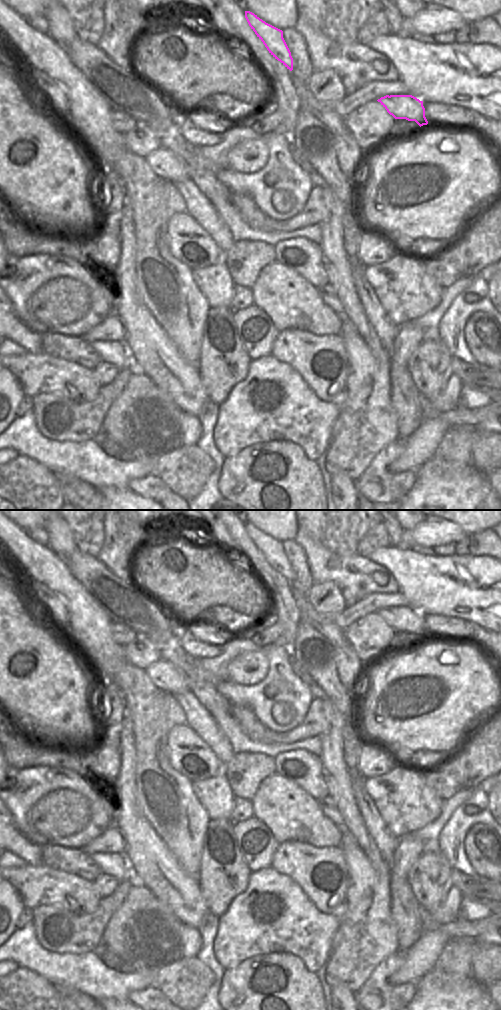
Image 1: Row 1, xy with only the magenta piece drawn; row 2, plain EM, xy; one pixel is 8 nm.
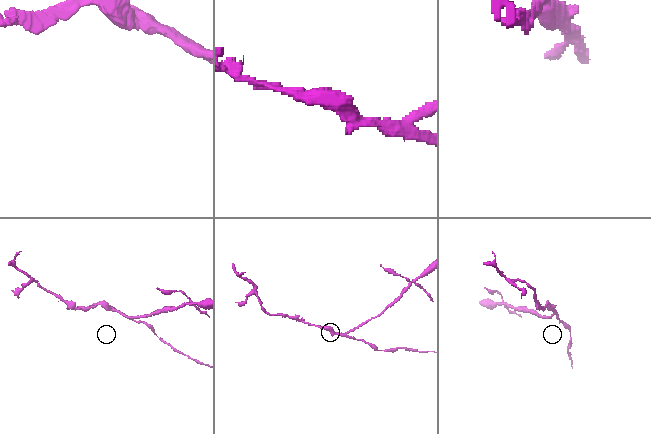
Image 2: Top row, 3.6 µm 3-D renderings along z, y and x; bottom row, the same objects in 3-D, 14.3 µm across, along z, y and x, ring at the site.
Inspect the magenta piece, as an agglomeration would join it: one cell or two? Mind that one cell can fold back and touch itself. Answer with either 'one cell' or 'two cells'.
two cells

